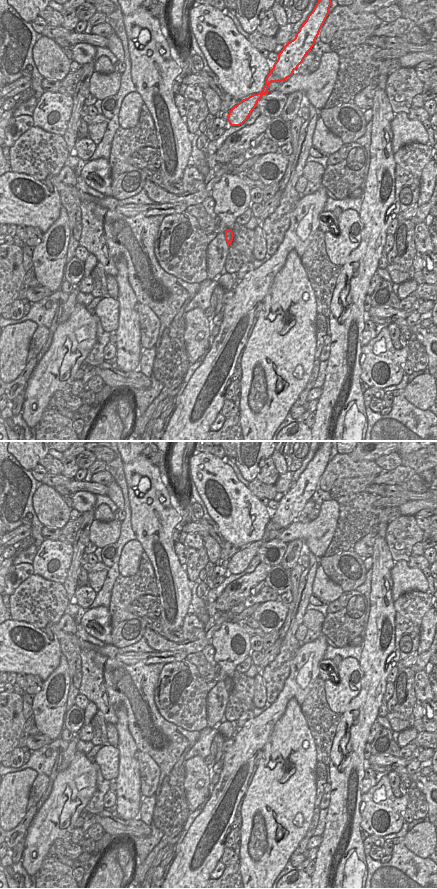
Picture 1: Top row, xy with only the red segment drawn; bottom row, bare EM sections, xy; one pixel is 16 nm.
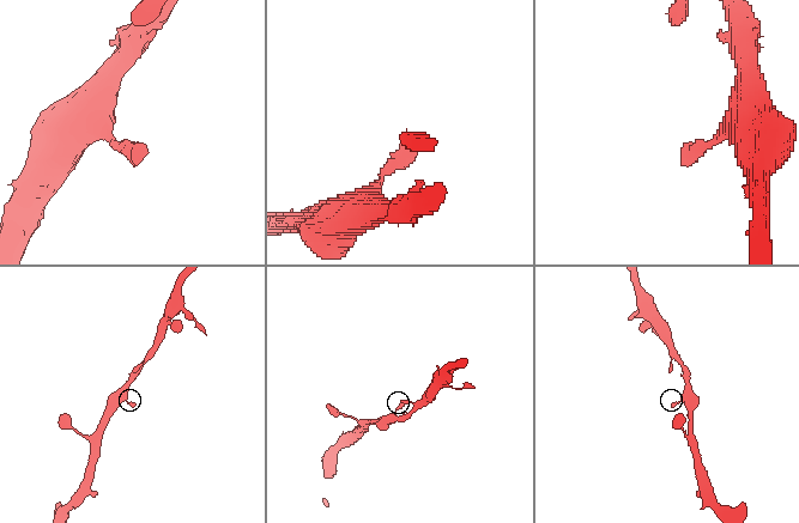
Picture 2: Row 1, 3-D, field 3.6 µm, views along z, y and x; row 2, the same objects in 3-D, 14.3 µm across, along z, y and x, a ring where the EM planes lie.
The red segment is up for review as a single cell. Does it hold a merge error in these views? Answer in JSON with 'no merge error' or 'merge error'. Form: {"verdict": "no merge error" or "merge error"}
{"verdict": "no merge error"}

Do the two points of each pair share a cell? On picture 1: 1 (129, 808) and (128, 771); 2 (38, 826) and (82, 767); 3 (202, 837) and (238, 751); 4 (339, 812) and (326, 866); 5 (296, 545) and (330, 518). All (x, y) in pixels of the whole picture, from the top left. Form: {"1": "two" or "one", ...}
{"1": "one", "2": "one", "3": "one", "4": "one", "5": "two"}

